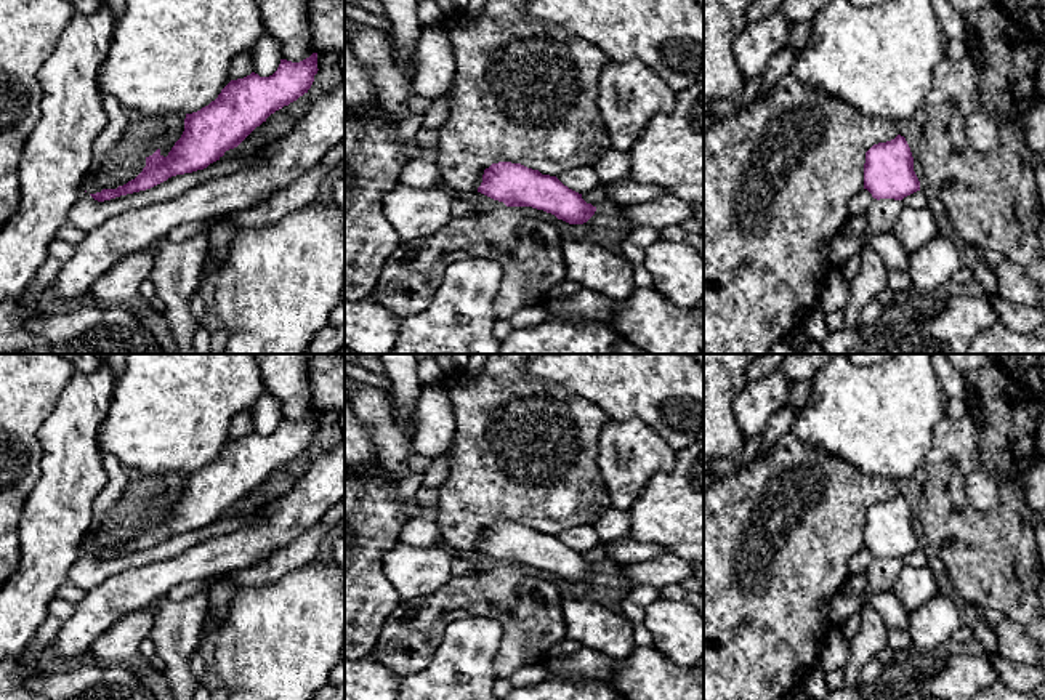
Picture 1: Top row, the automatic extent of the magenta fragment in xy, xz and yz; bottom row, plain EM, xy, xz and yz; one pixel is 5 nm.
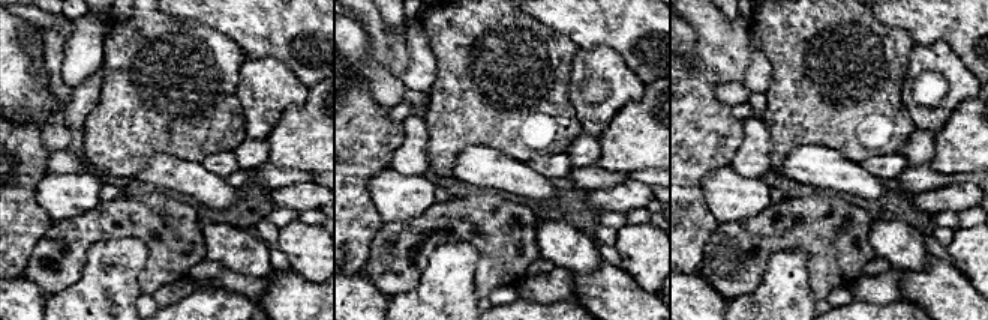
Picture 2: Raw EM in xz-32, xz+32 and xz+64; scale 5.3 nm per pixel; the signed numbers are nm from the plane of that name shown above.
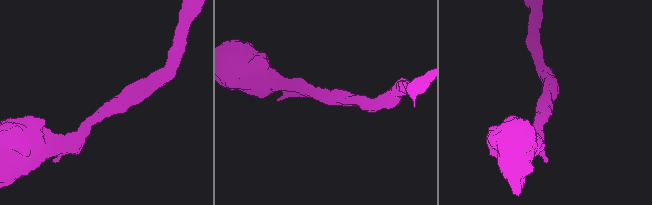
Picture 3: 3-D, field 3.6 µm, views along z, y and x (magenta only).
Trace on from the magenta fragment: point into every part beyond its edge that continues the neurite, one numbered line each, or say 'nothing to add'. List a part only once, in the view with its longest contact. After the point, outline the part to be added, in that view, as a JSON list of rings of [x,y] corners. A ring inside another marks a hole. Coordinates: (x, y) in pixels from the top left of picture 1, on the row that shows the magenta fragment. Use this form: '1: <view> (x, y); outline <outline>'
nothing to add

